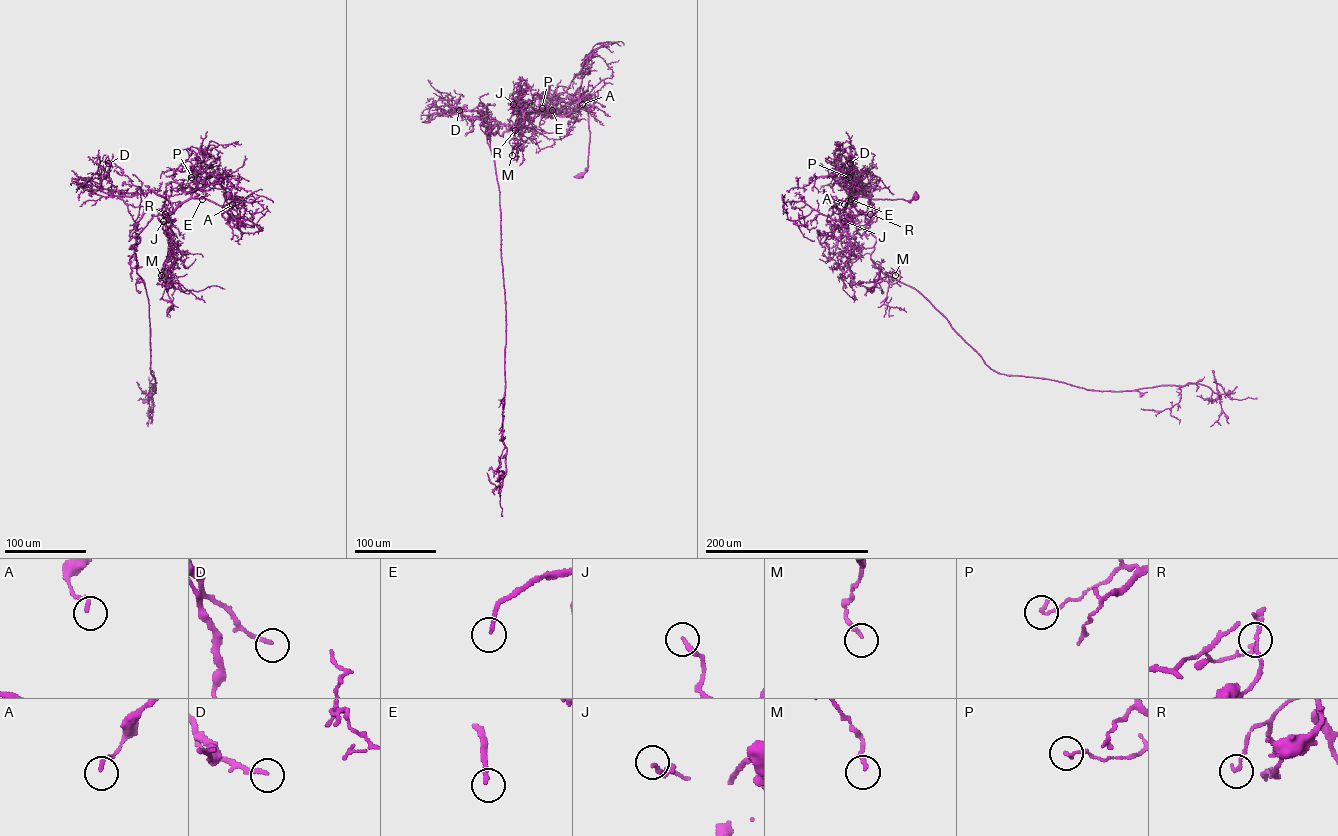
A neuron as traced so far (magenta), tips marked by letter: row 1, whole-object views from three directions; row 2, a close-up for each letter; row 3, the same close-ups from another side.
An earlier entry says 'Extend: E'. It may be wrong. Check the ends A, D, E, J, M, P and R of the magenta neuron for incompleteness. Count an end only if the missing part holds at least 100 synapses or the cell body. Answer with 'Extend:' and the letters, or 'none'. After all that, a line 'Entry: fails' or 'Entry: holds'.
Extend: E
Entry: holds

